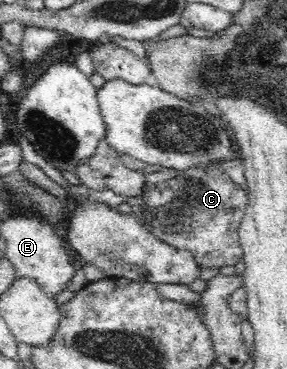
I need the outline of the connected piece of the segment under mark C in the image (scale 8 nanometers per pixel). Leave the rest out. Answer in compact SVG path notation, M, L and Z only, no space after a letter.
M189 168L183 172L163 170L145 173L146 184L139 196L127 202L135 218L162 242L195 256L205 268L238 266L244 251L238 228L248 203L247 193L217 168Z

